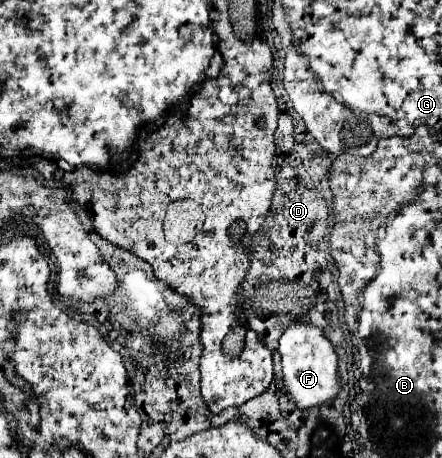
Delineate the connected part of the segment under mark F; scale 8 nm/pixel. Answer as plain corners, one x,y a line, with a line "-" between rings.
295,321
287,325
279,339
279,353
281,353
283,381
285,381
287,393
291,395
291,401
299,409
323,405
339,393
341,387
337,381
337,353
331,341
323,335
323,329
307,321

